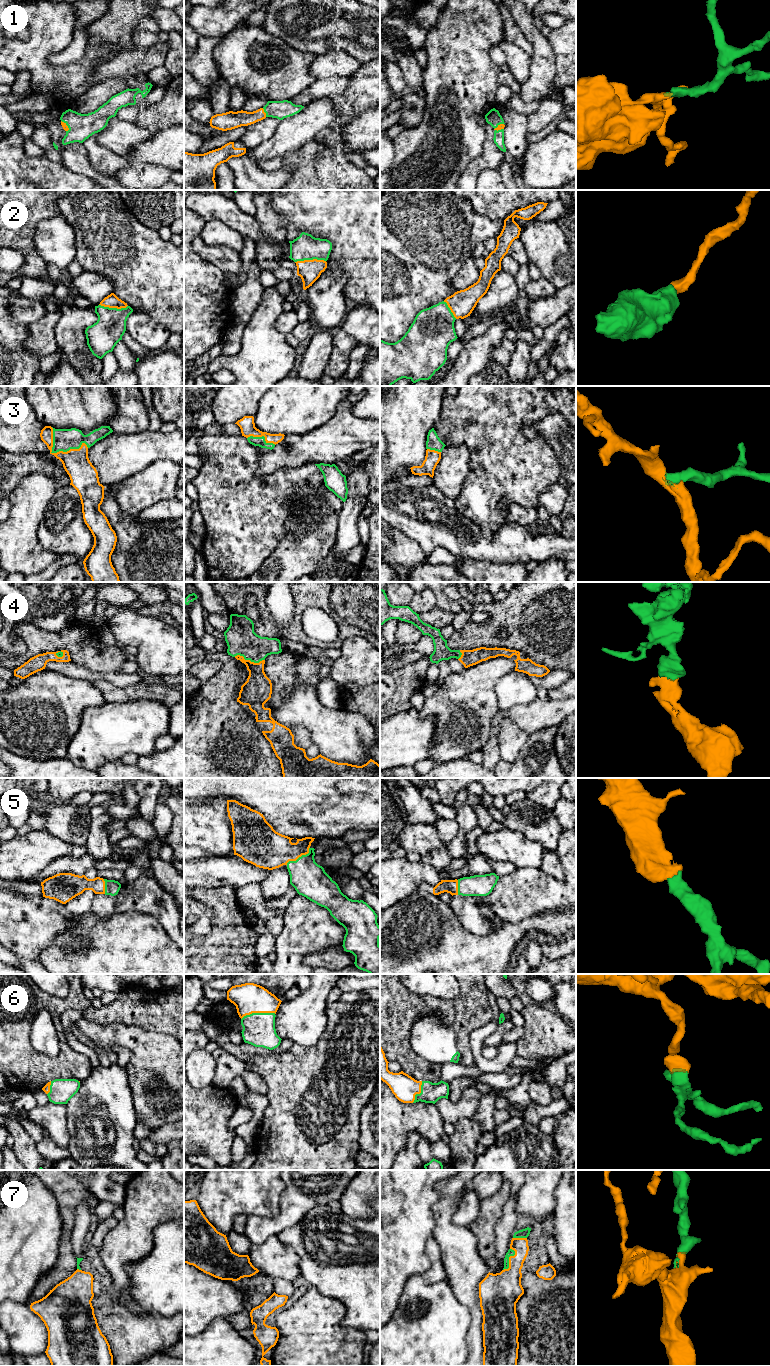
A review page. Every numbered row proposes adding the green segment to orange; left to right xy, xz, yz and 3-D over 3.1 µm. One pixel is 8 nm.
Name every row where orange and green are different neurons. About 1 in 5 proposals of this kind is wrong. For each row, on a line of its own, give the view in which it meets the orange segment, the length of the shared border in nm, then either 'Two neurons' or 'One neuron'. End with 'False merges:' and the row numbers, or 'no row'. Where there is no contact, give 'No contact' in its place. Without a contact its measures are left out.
1: Touches orange in xz. Shared border 80 nm. One neuron
2: Touches orange in xz. Shared border 240 nm. One neuron
3: Touches orange in xy. Shared border 340 nm. One neuron
4: Touches orange in xz. Shared border 260 nm. One neuron
5: Touches orange in xz. Shared border 240 nm. One neuron
6: Touches orange in xz. Shared border 280 nm. One neuron
7: Touches orange in yz. Shared border 200 nm. One neuron
False merges: no row

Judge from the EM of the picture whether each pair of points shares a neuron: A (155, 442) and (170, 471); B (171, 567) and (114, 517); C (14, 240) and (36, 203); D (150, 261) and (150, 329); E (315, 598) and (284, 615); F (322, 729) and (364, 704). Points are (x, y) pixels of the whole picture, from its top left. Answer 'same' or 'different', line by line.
A: different
B: same
C: same
D: different
E: different
F: different

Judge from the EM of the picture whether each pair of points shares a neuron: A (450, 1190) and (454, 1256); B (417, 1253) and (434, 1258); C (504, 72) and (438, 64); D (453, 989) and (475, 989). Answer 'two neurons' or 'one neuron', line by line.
A: one neuron
B: two neurons
C: two neurons
D: two neurons

